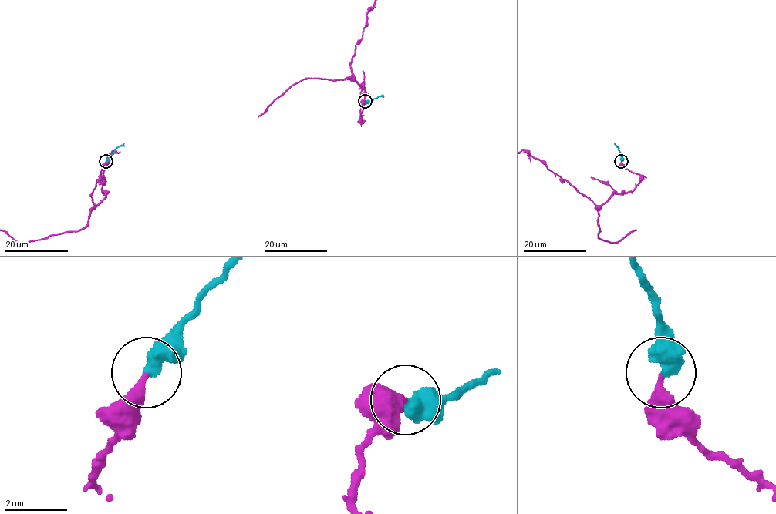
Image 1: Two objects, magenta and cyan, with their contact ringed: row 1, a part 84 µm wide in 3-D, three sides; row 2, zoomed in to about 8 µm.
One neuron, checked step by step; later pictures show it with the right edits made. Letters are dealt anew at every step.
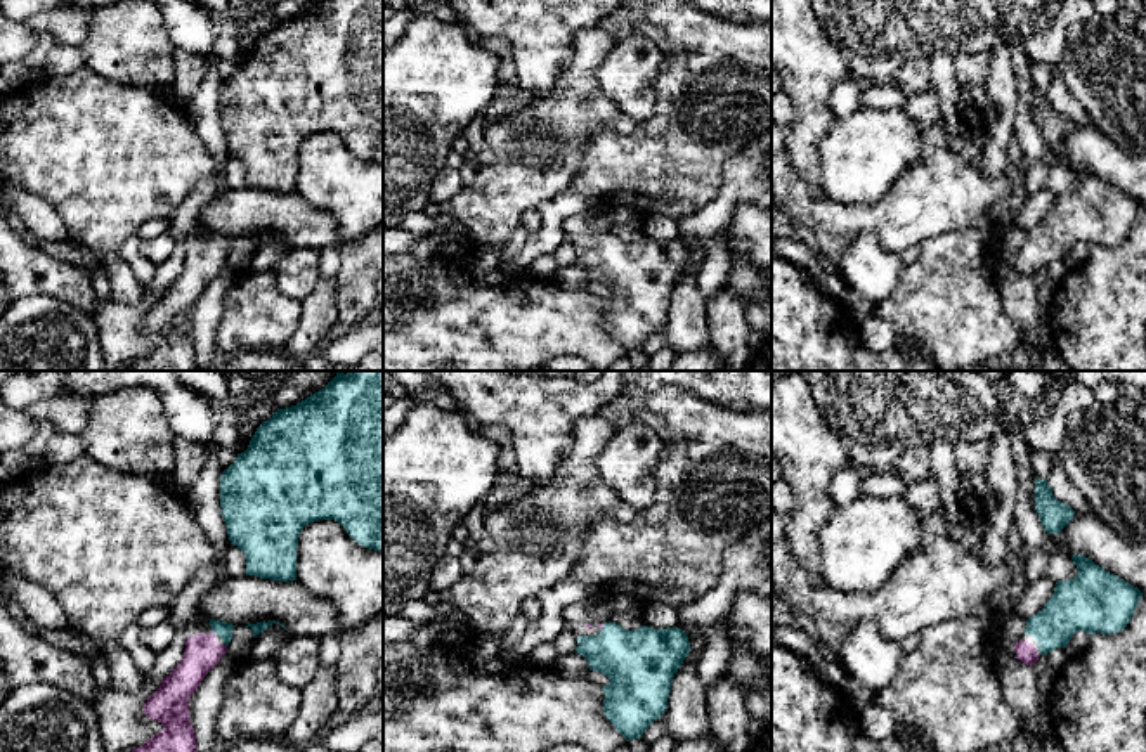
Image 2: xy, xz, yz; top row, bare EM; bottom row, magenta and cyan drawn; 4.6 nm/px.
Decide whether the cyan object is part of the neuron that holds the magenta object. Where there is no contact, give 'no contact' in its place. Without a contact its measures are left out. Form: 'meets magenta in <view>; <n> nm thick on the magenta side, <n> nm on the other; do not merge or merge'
meets magenta in xz; 20 nm thick on the magenta side, 320 nm on the other; merge

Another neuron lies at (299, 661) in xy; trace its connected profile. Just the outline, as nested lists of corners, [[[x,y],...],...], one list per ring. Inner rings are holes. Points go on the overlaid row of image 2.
[[[291,636],[274,655],[279,677],[298,690],[309,684],[321,665],[321,639]]]

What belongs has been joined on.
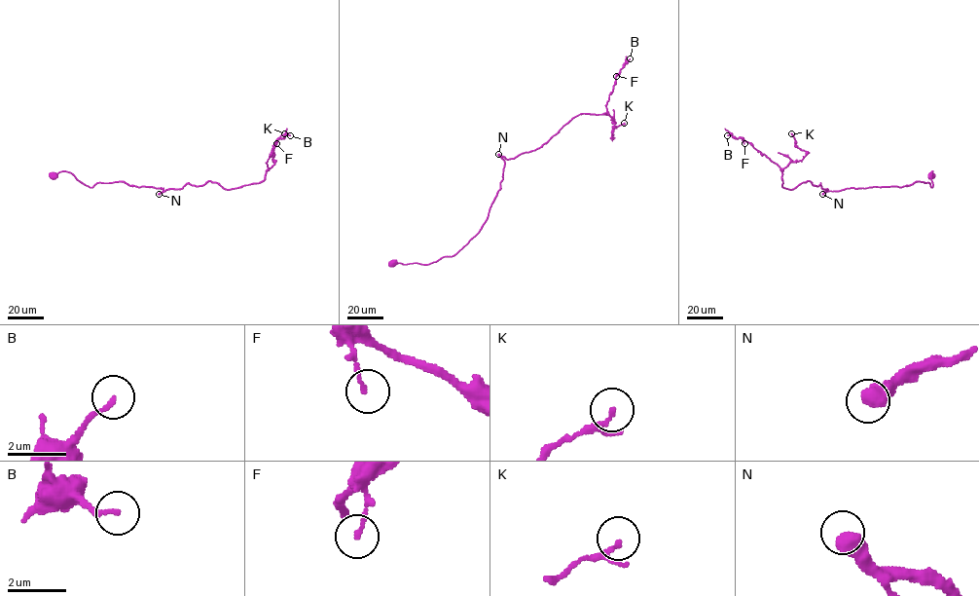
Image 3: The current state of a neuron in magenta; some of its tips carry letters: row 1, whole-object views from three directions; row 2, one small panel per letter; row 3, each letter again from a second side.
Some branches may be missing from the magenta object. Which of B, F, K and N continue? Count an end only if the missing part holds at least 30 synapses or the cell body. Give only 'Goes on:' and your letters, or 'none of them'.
Goes on: N

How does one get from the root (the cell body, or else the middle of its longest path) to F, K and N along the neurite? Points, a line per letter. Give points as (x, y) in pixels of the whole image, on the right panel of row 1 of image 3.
F: (931, 175), (931, 187), (825, 192), (806, 181), (789, 189), (781, 169), (744, 143)
K: (931, 175), (931, 187), (825, 192), (806, 181), (786, 189), (781, 170), (806, 155), (791, 133)
N: (931, 175), (931, 187), (929, 183), (915, 181), (909, 186), (850, 188), (822, 194)

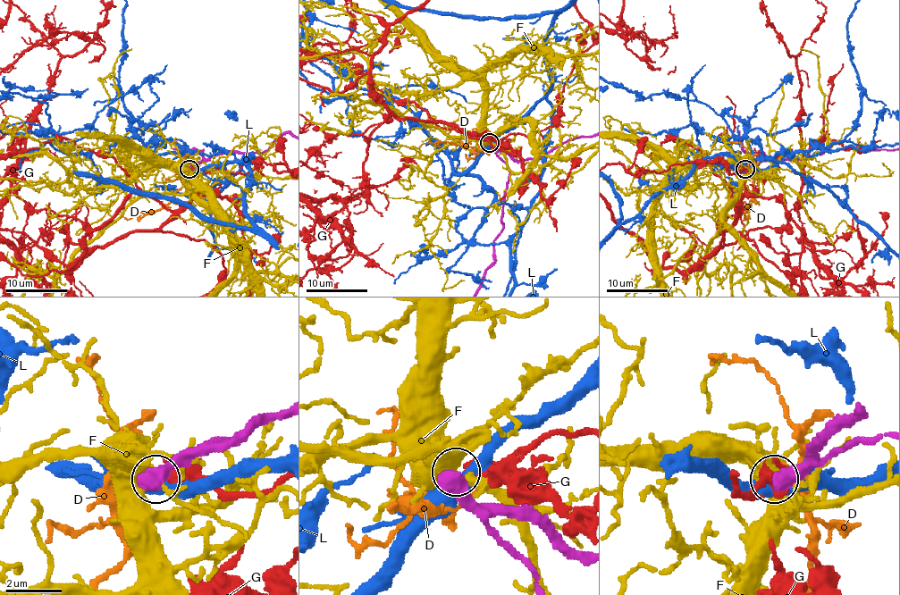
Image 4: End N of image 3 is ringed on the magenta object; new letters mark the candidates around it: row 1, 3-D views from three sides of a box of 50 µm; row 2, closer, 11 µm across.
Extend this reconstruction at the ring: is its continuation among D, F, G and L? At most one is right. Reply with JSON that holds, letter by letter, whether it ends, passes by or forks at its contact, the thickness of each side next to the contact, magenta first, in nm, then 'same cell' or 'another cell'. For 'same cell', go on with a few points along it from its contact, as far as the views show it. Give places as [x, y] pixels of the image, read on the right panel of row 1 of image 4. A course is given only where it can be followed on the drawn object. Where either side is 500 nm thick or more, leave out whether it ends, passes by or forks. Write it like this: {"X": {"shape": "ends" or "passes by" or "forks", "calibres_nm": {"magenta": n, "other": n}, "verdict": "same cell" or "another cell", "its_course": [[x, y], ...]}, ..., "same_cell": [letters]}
{"D": {"shape": "ends", "calibres_nm": {"magenta": 400, "other": 160}, "verdict": "another cell"}, "F": {"calibres_nm": {"magenta": 650, "other": 650}, "verdict": "another cell"}, "G": {"calibres_nm": {"magenta": 700, "other": 700}, "verdict": "another cell"}, "L": {"calibres_nm": {"magenta": 750, "other": 550}, "verdict": "another cell"}, "same_cell": []}

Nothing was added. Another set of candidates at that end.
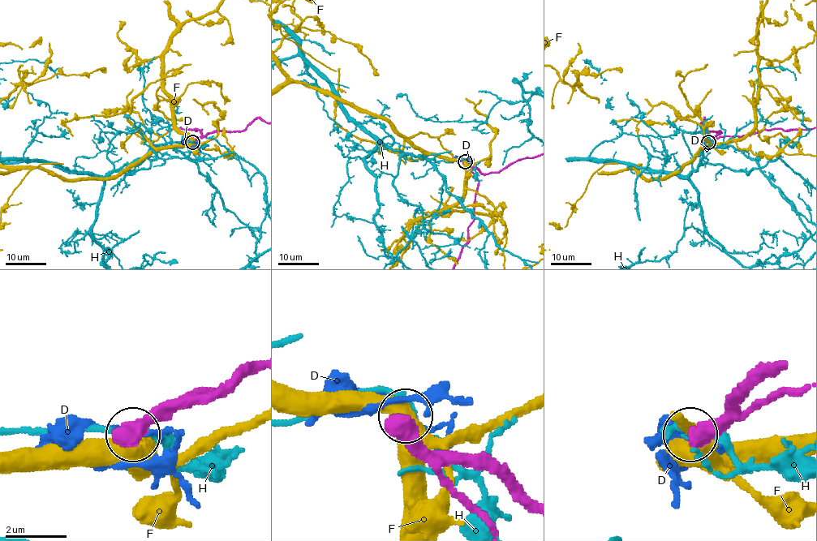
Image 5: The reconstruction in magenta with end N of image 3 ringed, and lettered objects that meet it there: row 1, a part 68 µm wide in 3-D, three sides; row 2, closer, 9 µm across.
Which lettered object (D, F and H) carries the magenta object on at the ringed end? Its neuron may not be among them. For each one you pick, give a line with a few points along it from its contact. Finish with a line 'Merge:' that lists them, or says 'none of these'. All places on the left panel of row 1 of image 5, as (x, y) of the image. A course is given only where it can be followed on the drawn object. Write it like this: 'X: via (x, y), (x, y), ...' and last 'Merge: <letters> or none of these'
Merge: none of these

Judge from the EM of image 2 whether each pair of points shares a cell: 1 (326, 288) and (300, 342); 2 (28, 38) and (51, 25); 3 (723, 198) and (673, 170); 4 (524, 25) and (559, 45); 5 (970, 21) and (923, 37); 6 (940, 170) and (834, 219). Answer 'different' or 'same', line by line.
1: same
2: different
3: different
4: same
5: same
6: same

